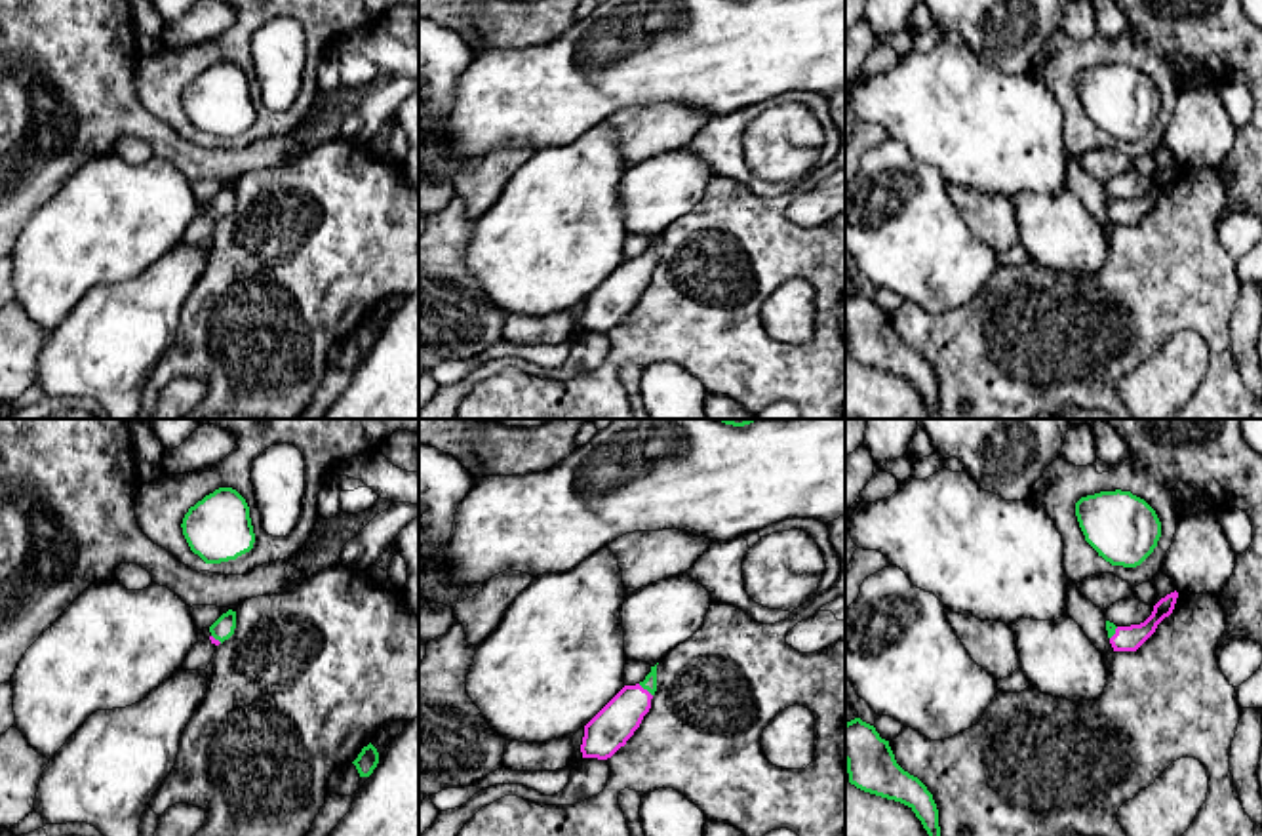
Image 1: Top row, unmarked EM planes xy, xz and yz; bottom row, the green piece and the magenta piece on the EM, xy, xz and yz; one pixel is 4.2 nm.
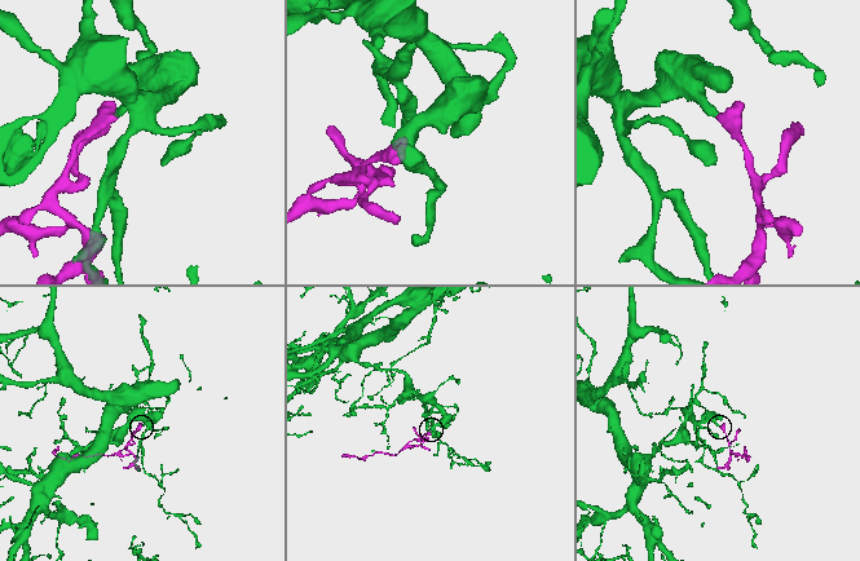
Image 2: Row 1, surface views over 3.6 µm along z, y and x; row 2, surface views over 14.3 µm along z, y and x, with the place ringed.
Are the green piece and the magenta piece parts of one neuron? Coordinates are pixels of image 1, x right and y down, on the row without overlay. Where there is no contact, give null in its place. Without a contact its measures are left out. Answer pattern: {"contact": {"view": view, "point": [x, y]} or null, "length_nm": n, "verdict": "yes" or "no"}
{"contact": {"view": "xz", "point": [646, 261]}, "length_nm": 80, "verdict": "yes"}

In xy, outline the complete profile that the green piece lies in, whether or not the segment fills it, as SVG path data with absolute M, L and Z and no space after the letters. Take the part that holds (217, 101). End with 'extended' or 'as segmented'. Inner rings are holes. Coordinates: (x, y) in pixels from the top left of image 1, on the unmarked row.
M219 61L190 80L181 101L190 124L206 137L236 133L255 116L249 80L232 61Z | as segmented

